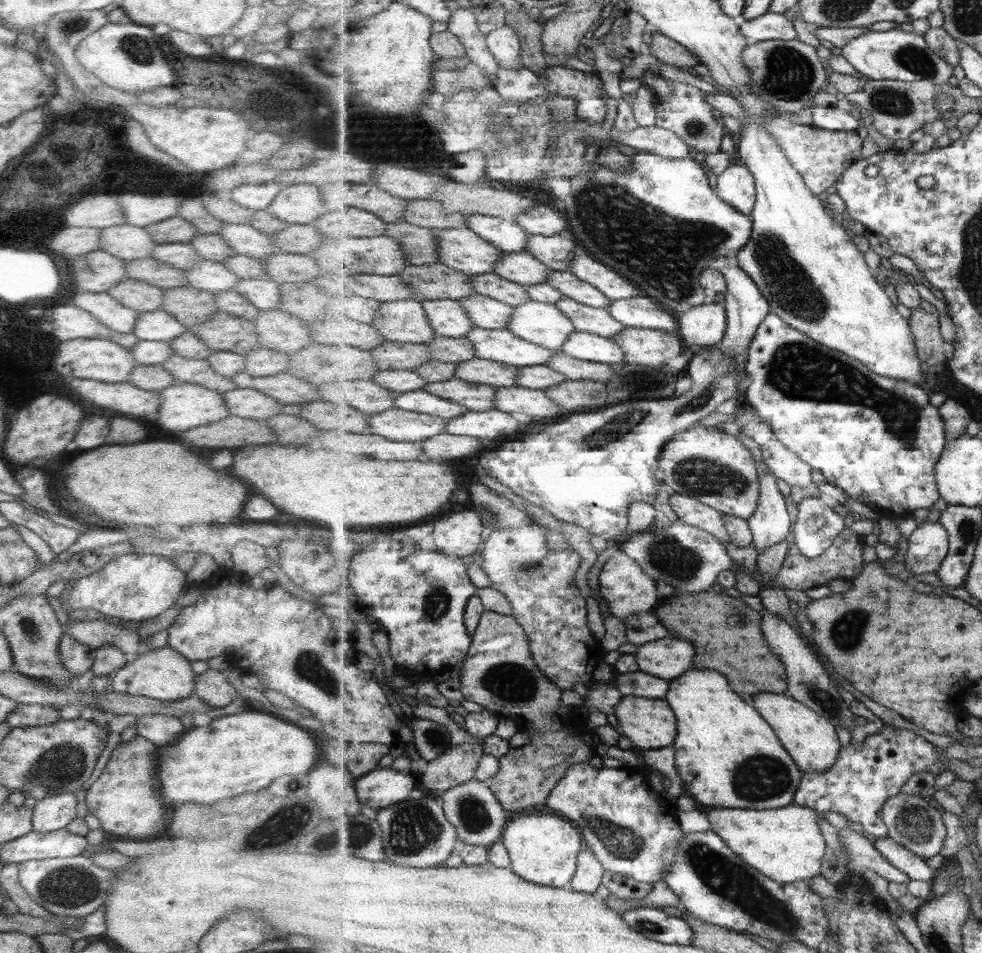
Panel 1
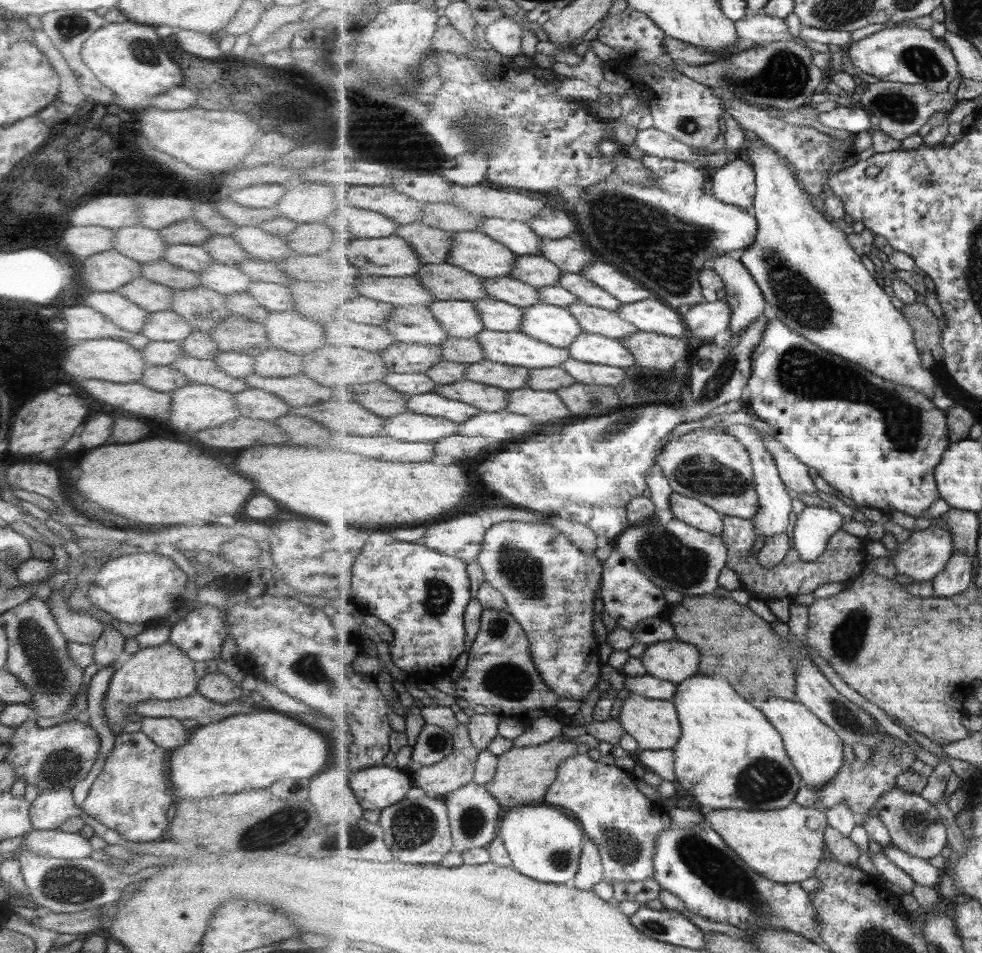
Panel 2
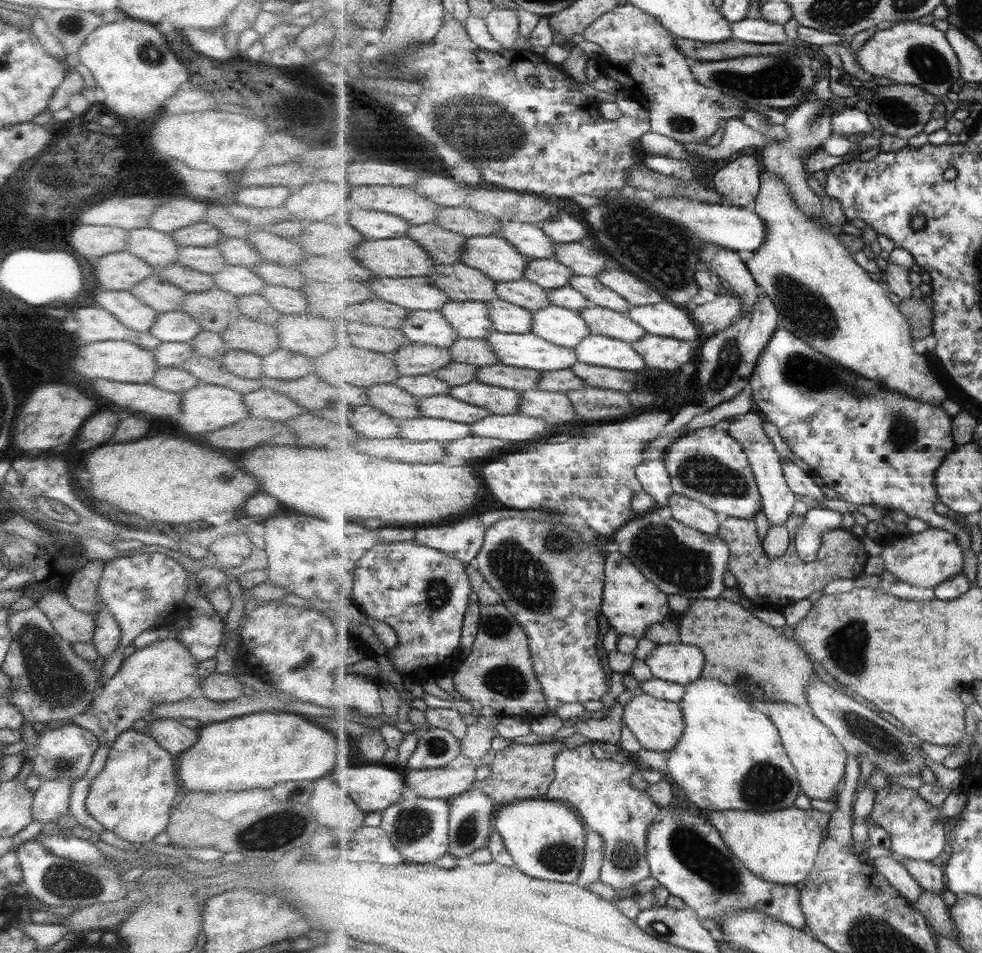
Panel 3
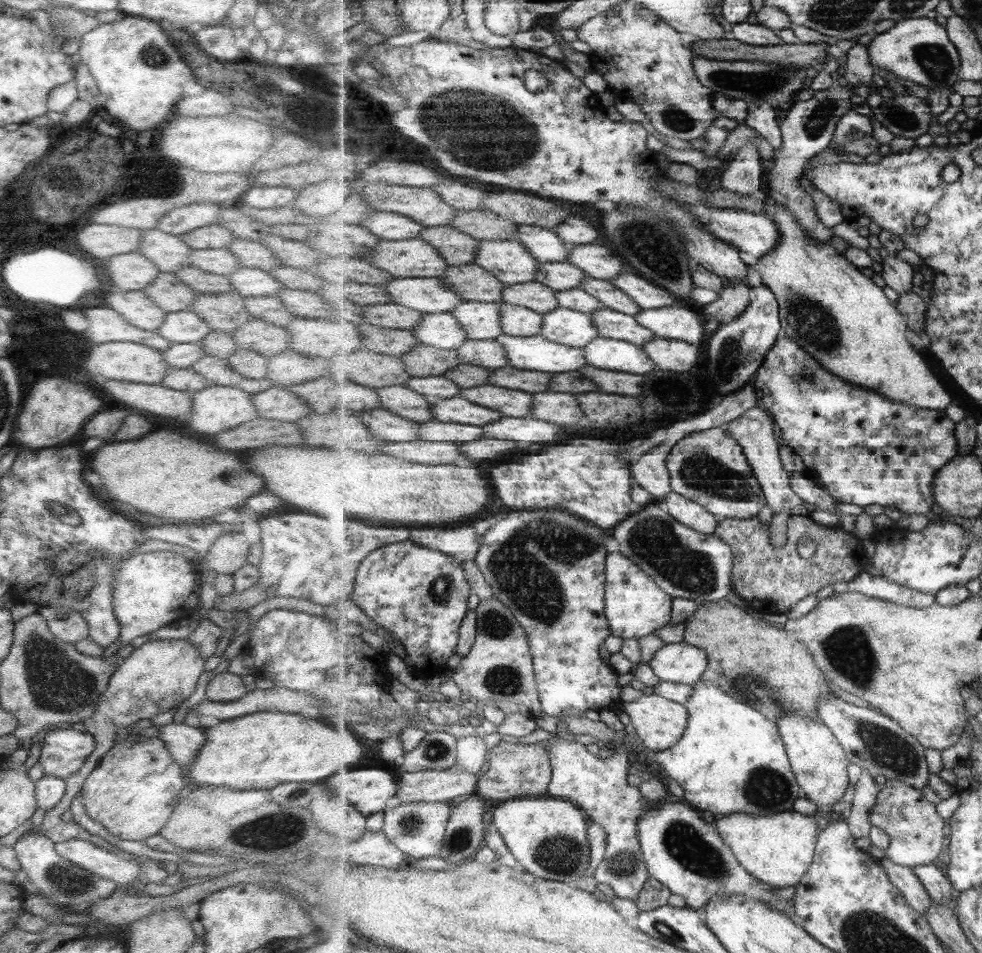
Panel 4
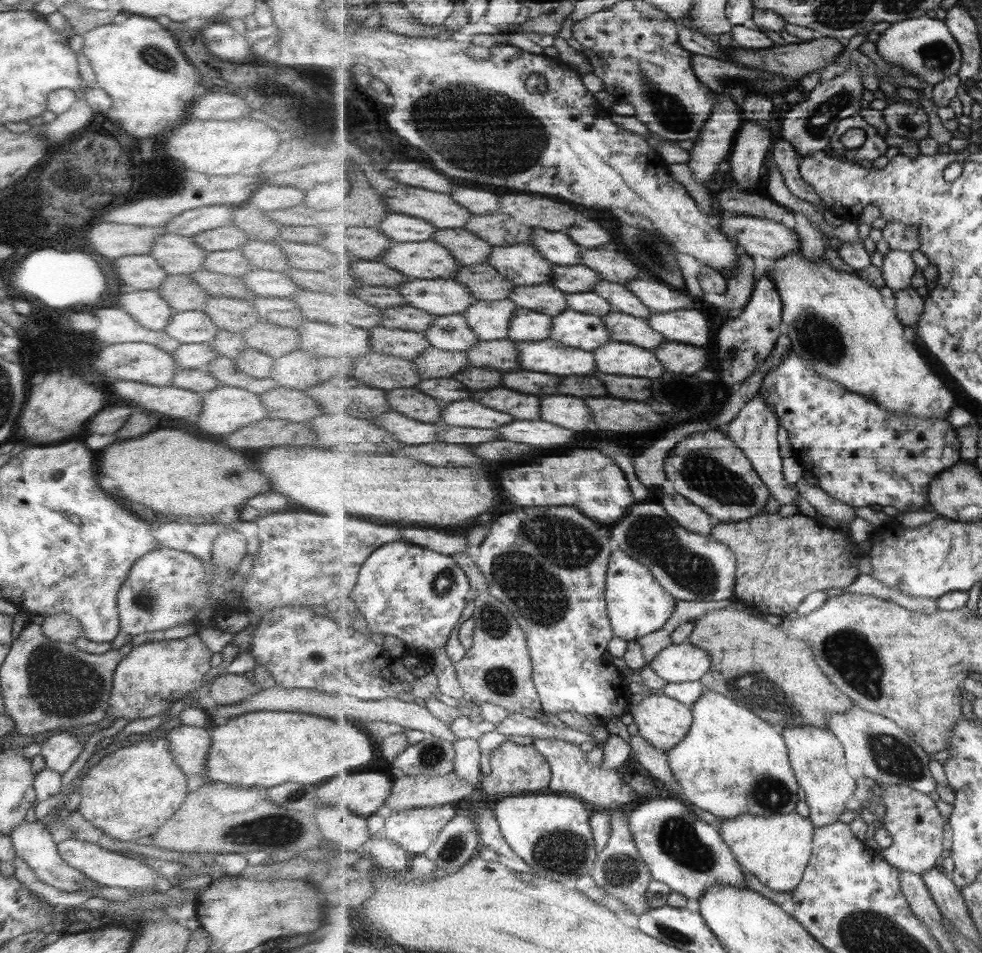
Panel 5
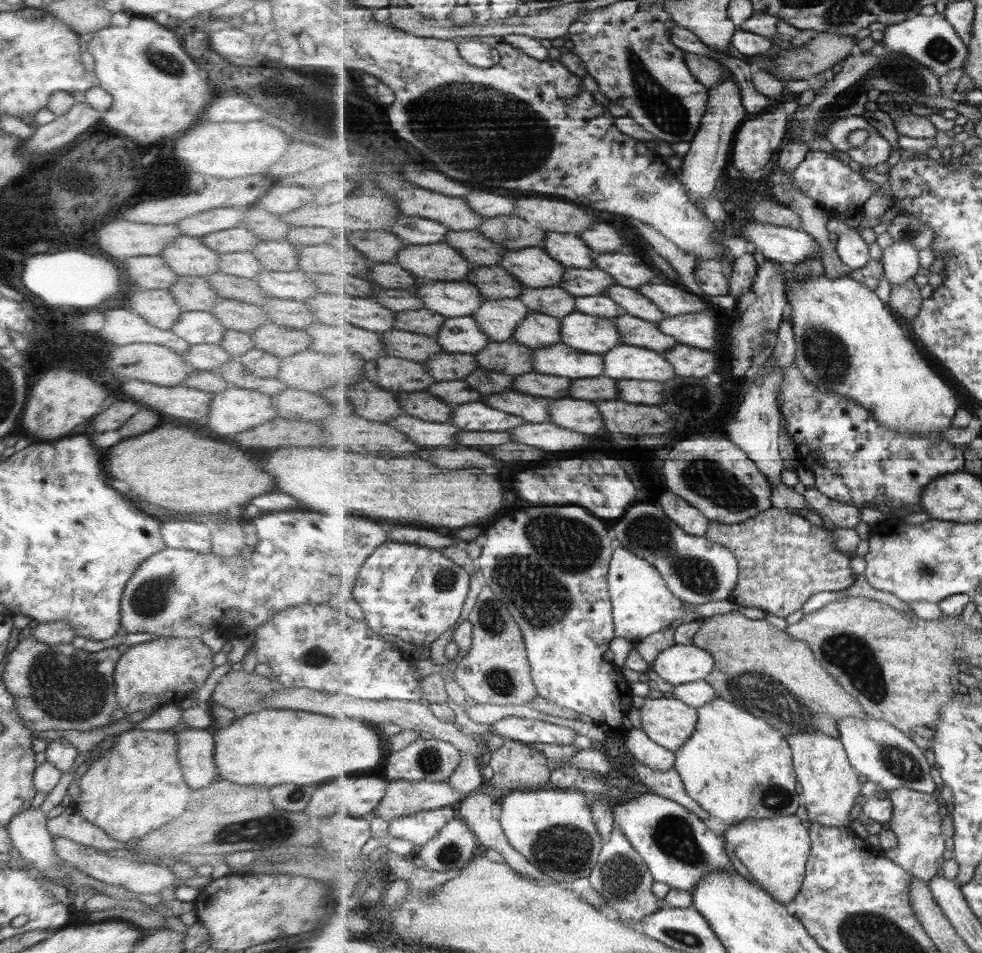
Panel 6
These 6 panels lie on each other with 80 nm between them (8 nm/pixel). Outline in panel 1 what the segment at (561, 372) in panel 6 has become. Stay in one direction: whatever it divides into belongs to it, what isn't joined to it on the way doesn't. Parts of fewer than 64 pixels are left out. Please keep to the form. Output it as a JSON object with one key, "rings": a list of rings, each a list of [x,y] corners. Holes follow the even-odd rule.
{"rings":[[[475,327],[467,334],[467,339],[474,344],[477,358],[517,367],[546,365],[556,353],[550,348],[527,342],[508,329],[488,330]]]}

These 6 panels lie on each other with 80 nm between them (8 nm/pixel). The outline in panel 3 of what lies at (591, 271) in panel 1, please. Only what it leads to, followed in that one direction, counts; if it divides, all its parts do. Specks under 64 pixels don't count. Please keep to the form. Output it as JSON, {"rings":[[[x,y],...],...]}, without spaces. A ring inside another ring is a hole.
{"rings":[[[615,265],[611,269],[604,270],[596,276],[611,290],[617,291],[632,306],[645,306],[657,304],[667,300],[659,291],[644,280],[637,278],[632,272]]]}

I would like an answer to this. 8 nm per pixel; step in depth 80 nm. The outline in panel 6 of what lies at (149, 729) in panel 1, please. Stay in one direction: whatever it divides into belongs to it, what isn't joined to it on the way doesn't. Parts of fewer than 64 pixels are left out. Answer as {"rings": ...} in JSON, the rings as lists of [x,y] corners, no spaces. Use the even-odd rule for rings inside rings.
{"rings":[[[183,729],[176,734],[176,757],[185,784],[196,789],[217,780],[211,729]]]}

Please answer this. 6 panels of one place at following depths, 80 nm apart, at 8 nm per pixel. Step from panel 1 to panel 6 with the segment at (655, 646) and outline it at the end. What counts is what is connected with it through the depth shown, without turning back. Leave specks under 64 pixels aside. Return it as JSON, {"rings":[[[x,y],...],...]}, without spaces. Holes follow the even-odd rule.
{"rings":[[[675,643],[659,654],[651,669],[673,685],[681,685],[707,680],[716,664],[707,649]]]}

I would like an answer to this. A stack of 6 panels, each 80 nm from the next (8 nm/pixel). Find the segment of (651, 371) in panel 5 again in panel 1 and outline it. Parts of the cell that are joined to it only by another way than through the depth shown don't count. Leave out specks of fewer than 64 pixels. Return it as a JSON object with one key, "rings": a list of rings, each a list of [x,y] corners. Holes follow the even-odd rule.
{"rings":[[[575,332],[562,348],[569,356],[610,364],[615,366],[623,363],[625,353],[622,346],[613,339],[590,334],[589,332]]]}

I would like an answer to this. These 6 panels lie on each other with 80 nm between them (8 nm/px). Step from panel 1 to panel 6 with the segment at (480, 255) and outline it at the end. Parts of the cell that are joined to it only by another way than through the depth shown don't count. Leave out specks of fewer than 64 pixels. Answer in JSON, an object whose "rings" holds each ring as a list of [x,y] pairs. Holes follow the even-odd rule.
{"rings":[[[539,247],[512,250],[498,266],[531,288],[559,287],[567,269]]]}

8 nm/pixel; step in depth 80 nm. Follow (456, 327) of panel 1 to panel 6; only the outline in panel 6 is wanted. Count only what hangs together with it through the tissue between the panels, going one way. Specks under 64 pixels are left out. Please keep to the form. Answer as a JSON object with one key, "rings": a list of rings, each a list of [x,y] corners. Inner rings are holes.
{"rings":[[[518,298],[486,299],[472,315],[489,339],[503,342],[514,338],[515,330],[525,322],[529,311]]]}

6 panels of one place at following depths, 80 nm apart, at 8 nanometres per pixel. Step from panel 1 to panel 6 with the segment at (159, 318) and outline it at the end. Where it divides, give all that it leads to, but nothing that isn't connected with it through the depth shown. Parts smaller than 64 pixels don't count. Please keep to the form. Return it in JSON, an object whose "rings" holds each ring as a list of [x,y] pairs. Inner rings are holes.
{"rings":[[[181,311],[169,331],[185,341],[187,345],[218,345],[225,328],[209,311]]]}

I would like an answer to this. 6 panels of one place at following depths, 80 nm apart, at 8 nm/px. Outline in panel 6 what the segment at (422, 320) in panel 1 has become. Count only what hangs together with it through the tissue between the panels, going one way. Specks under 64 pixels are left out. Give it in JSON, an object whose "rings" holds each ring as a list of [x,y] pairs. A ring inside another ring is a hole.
{"rings":[[[473,316],[447,317],[445,326],[441,326],[435,338],[448,353],[467,354],[475,354],[493,341],[481,331],[479,323]]]}

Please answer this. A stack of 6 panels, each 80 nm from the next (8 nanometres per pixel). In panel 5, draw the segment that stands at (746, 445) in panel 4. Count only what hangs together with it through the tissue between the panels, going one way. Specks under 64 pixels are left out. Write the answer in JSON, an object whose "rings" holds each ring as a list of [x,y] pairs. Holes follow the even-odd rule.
{"rings":[[[760,392],[749,404],[741,409],[741,412],[728,424],[726,433],[736,442],[739,448],[746,452],[747,458],[754,465],[755,471],[763,482],[769,487],[772,497],[779,501],[779,504],[799,504],[799,493],[795,487],[786,479],[784,472],[784,458],[779,452],[779,417],[775,414],[770,404],[762,399]]]}

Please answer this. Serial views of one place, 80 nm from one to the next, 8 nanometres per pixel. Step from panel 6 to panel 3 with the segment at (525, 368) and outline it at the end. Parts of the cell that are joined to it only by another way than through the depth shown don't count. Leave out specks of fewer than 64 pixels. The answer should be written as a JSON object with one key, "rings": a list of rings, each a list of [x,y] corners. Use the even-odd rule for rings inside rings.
{"rings":[[[458,338],[449,349],[453,361],[460,363],[473,364],[479,367],[499,363],[498,356],[486,339]]]}

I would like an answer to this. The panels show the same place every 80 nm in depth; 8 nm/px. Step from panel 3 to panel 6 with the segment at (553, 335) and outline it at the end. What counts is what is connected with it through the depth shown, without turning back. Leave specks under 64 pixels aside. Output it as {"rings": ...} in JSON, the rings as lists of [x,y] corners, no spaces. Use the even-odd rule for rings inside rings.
{"rings":[[[574,312],[561,320],[561,340],[583,352],[605,354],[622,342],[622,334],[615,320]]]}

